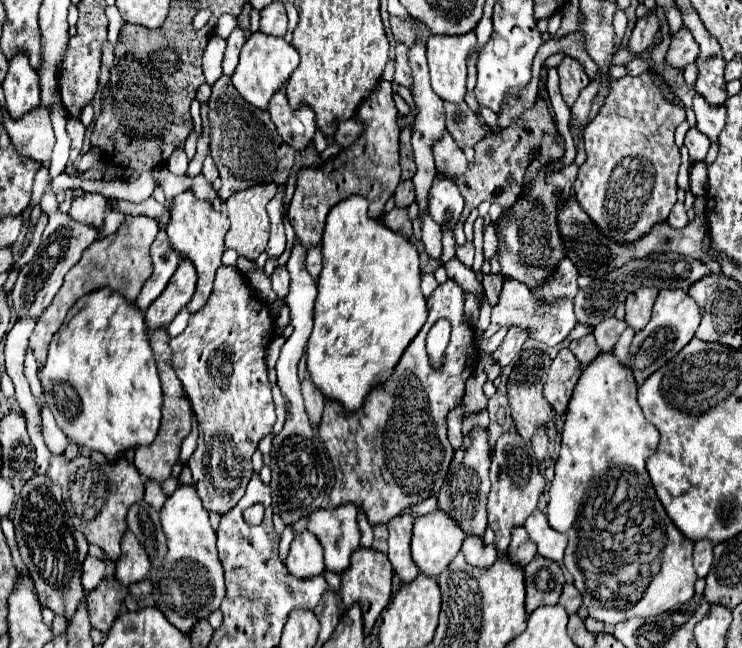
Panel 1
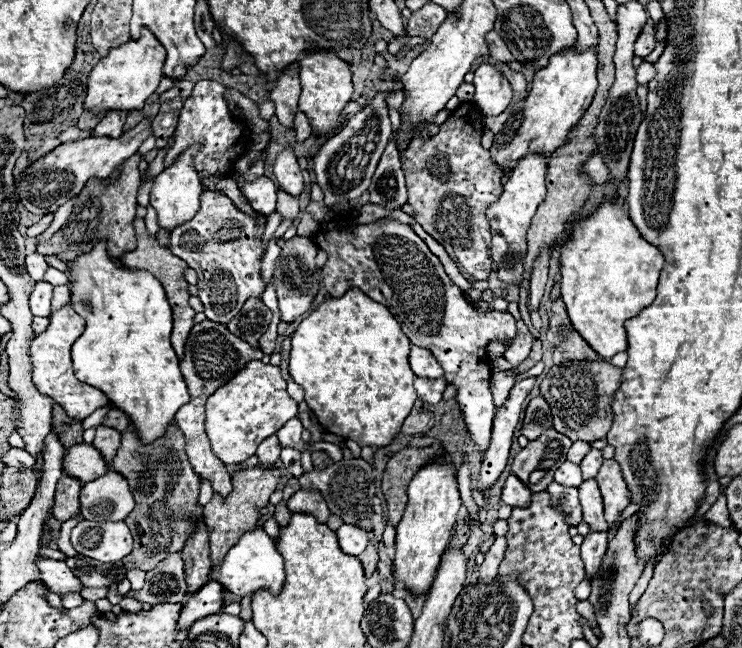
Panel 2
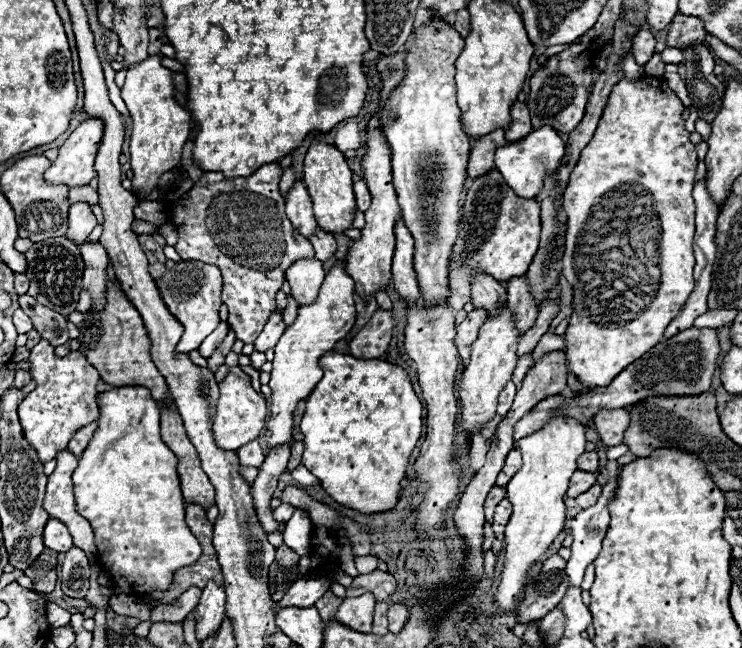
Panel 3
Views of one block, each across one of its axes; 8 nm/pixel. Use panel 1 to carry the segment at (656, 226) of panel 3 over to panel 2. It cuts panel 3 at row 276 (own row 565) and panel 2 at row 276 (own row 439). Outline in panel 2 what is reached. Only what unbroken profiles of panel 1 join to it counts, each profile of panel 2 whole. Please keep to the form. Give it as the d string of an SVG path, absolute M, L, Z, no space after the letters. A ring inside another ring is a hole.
M604 202L594 214L576 222L572 226L572 238L560 248L560 264L562 264L562 300L568 308L568 316L580 336L598 352L600 358L612 358L618 352L628 348L628 338L624 330L624 322L634 318L644 306L652 304L656 298L658 274L662 270L664 256L656 246L644 242L640 232L632 224L624 204Z

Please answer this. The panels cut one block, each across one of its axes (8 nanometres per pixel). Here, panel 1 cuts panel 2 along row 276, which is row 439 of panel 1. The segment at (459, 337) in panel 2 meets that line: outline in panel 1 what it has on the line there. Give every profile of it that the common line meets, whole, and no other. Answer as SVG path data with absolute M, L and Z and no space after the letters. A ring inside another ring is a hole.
M446 280L444 284L440 284L428 298L426 324L422 326L418 336L412 340L412 344L402 354L392 378L388 378L386 384L382 384L380 388L374 388L368 394L364 406L352 414L346 414L340 404L326 400L318 432L320 432L320 438L324 440L324 446L330 454L330 460L332 460L334 472L336 472L336 484L330 494L330 504L334 504L334 506L348 504L348 502L356 504L366 514L370 526L388 524L388 520L392 520L406 508L418 504L420 500L426 500L428 496L438 496L438 492L446 480L448 466L454 456L454 448L450 446L450 440L448 440L446 418L452 408L462 406L466 380L474 374L476 362L478 362L476 330L470 324L464 324L464 306L462 304L464 304L464 292L454 280ZM440 318L446 318L450 322L452 336L450 336L450 344L446 350L444 368L434 370L430 366L428 354L426 354L426 334Z

